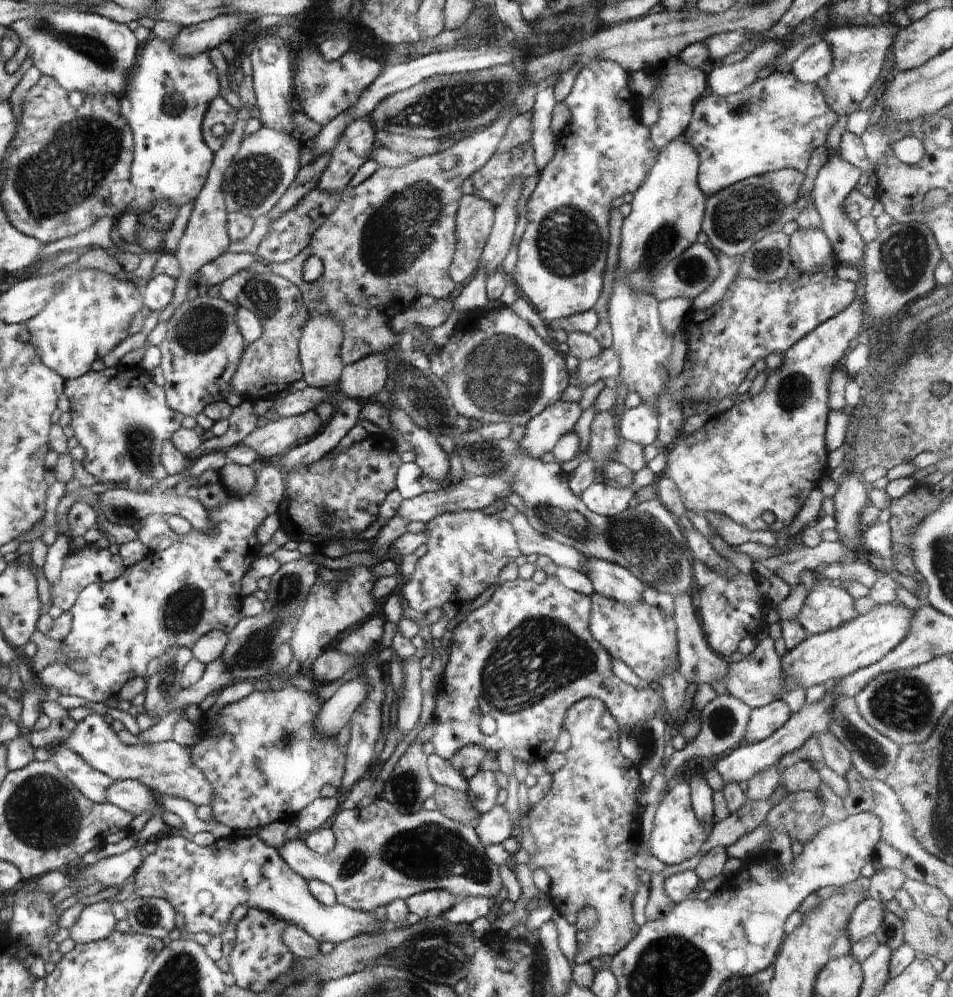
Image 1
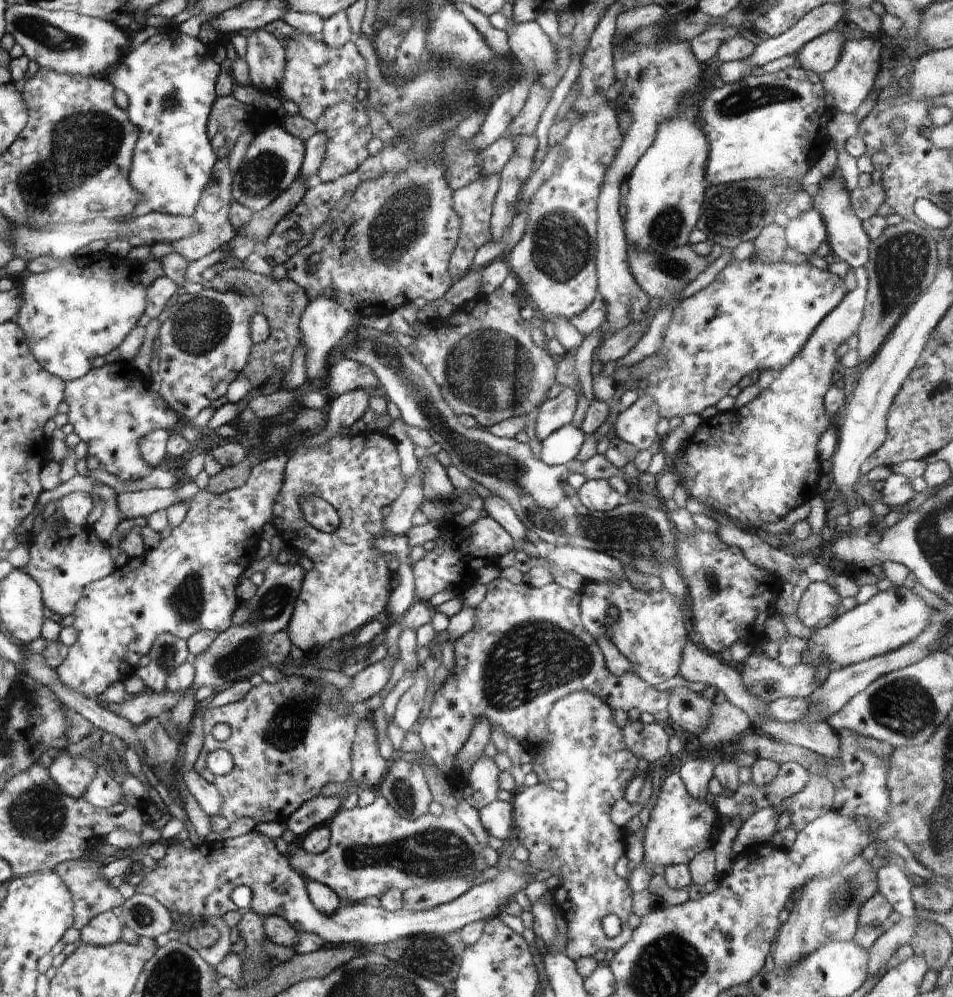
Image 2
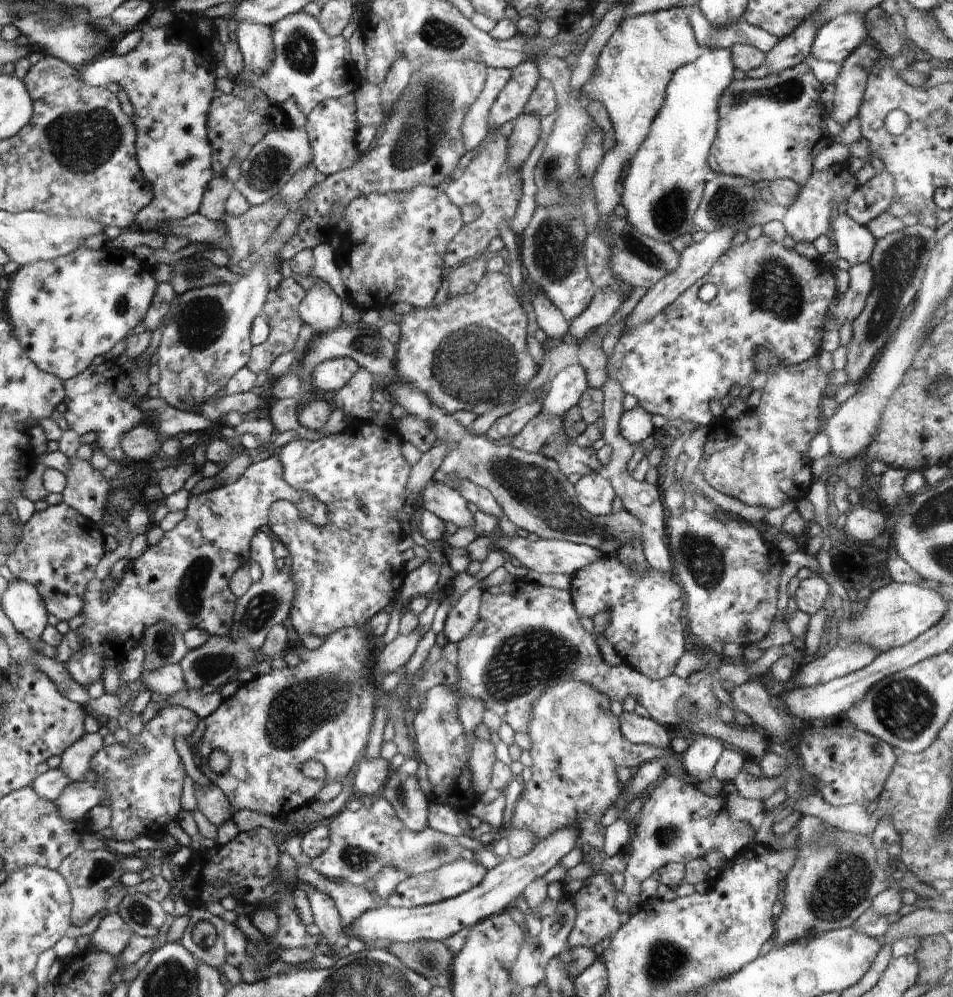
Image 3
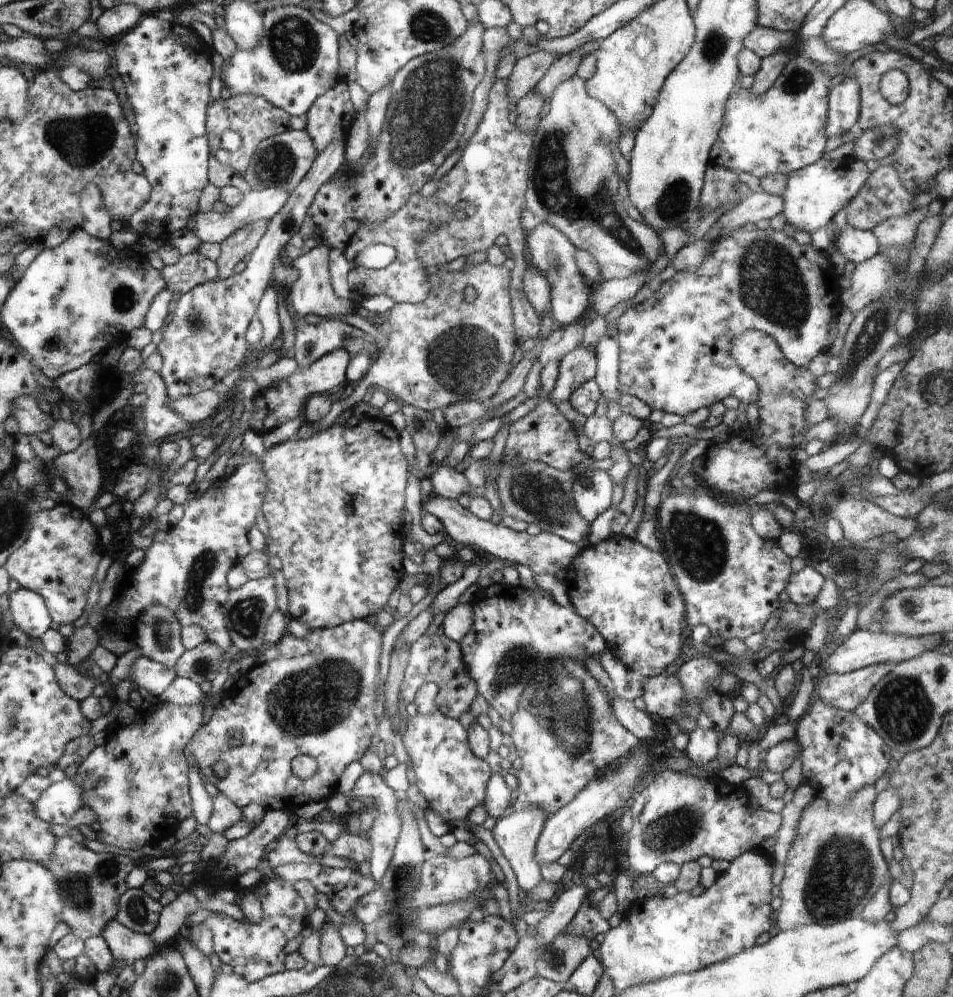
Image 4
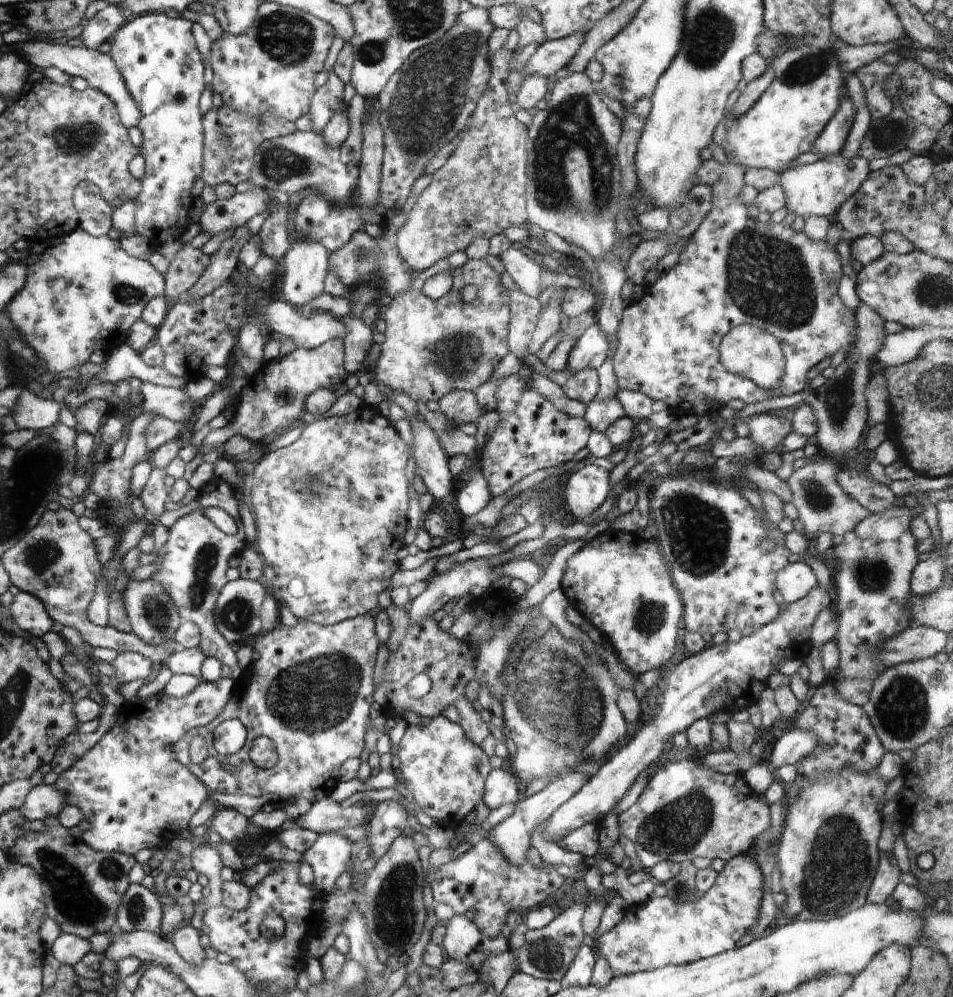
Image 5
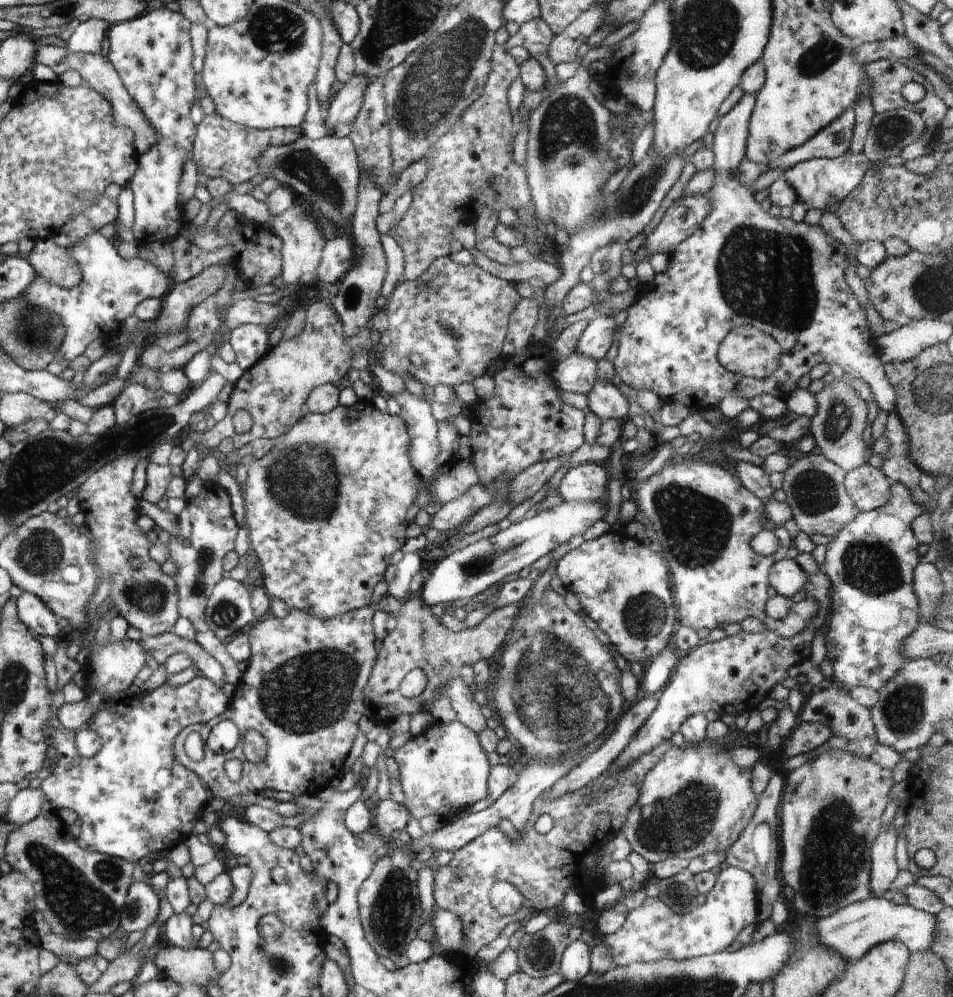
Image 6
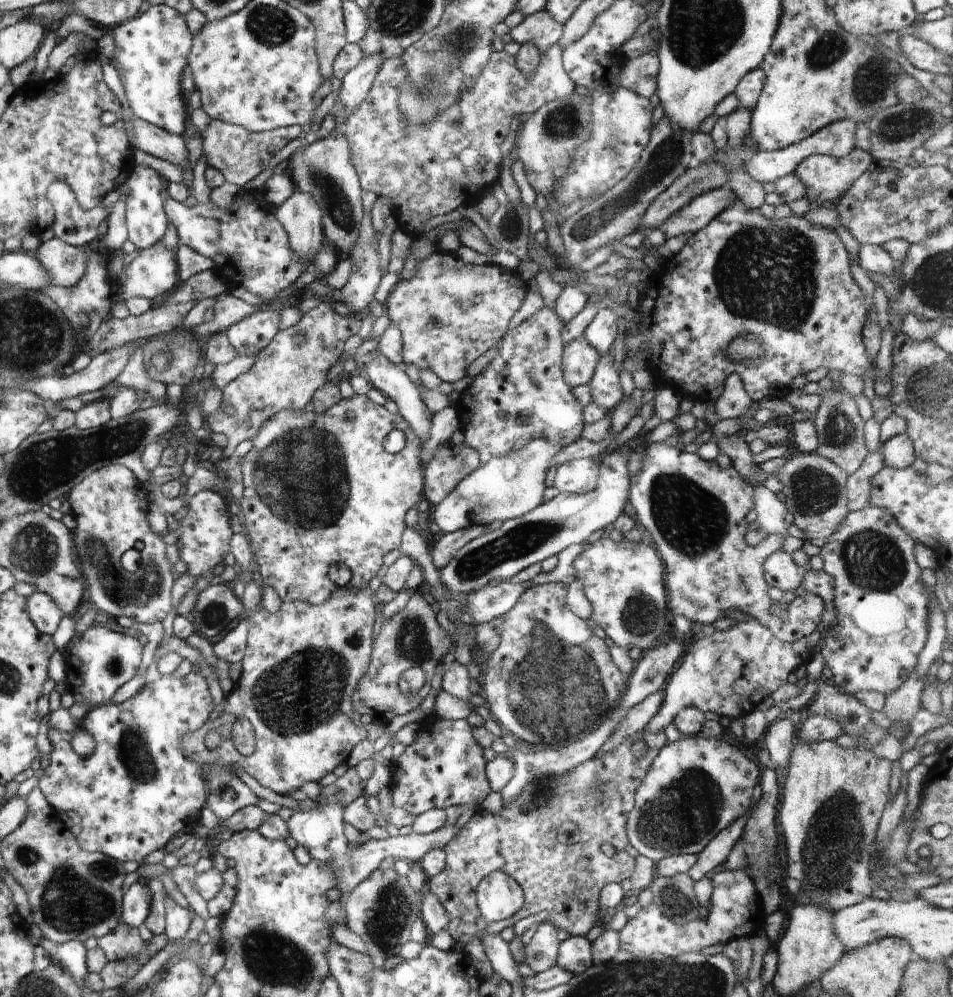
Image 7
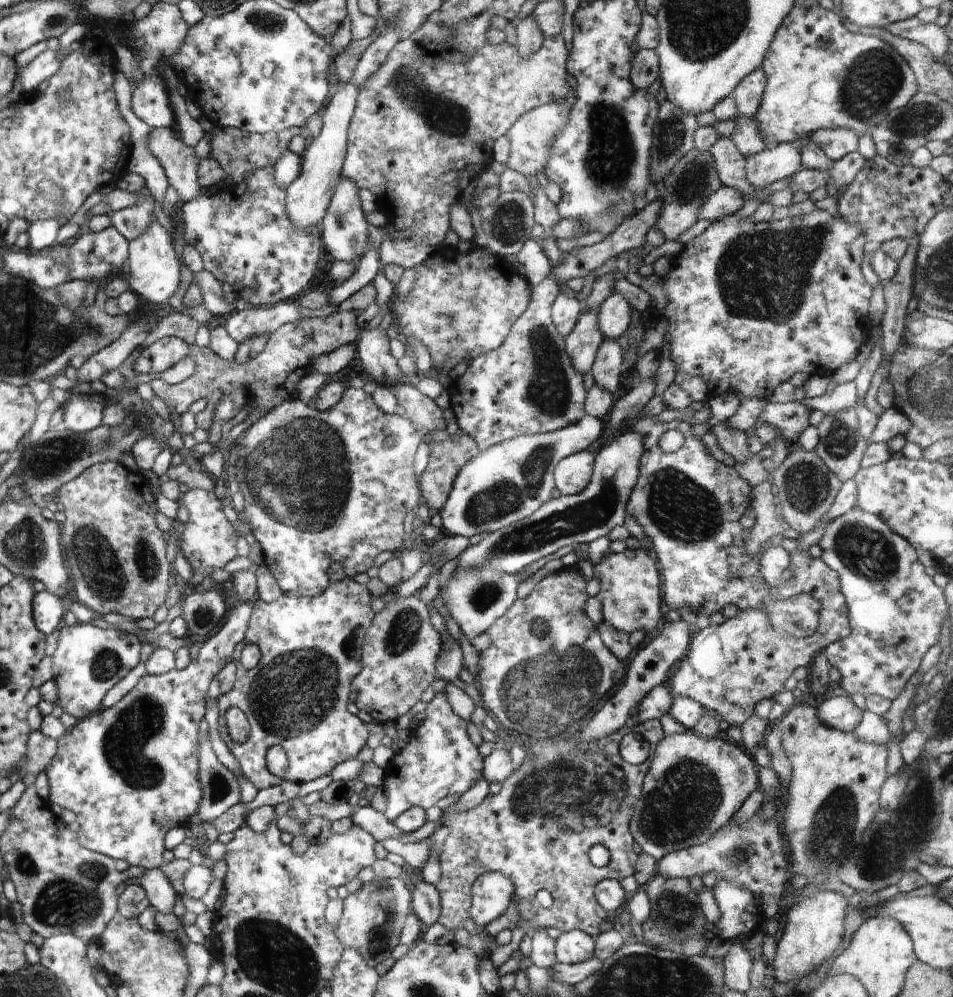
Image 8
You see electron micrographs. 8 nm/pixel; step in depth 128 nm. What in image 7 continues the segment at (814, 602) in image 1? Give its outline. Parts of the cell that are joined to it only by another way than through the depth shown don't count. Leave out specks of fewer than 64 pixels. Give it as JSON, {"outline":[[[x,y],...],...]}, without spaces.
{"outline":[[[778,549],[763,564],[764,578],[769,587],[776,586],[783,593],[800,592],[802,574],[791,555]]]}

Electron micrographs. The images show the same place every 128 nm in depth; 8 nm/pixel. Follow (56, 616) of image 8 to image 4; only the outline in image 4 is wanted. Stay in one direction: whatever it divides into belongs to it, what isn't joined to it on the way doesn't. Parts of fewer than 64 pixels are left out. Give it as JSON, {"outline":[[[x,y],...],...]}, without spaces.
{"outline":[[[21,587],[9,595],[8,612],[16,627],[28,636],[40,639],[52,624],[46,604],[40,594]]]}

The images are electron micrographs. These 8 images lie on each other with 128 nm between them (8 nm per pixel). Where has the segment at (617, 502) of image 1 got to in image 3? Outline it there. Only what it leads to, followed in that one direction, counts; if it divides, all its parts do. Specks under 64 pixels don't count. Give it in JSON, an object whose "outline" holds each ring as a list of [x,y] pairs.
{"outline":[[[597,473],[588,474],[574,484],[578,503],[592,516],[606,516],[613,512],[613,501],[616,498],[610,482]]]}

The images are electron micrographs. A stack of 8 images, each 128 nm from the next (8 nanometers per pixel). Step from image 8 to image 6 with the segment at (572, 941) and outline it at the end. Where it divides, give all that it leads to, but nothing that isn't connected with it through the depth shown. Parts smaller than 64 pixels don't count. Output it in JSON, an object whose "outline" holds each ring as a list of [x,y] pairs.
{"outline":[[[580,939],[570,942],[562,952],[559,968],[562,981],[580,980],[591,972],[591,948]]]}

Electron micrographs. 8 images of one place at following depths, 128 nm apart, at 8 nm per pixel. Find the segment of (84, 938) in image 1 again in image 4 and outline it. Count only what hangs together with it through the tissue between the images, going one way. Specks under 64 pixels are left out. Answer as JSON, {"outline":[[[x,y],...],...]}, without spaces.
{"outline":[[[112,921],[101,935],[115,960],[133,963],[135,960],[148,960],[158,950],[152,944],[150,936],[133,932]]]}

